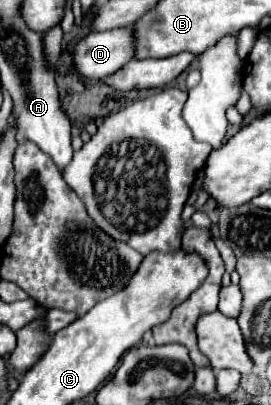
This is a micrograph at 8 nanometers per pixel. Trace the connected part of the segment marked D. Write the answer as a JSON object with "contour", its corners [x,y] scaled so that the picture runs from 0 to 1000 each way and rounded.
{"contour":[[[491,69],[343,79],[277,119],[277,163],[321,193],[395,193],[498,138]]]}

